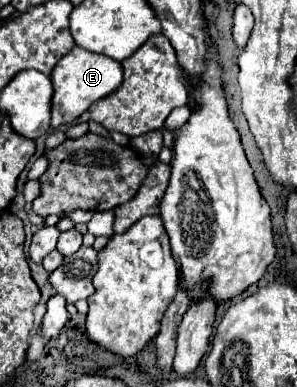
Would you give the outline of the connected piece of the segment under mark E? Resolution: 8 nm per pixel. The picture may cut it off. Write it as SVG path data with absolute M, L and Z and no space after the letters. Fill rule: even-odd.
M74 46L68 56L64 56L54 72L52 72L52 84L54 84L54 98L52 98L52 128L58 128L62 124L74 122L80 114L84 114L96 100L110 96L114 90L120 88L124 82L122 64L118 60L112 60L104 54L92 54L90 50L84 50L80 46Z

